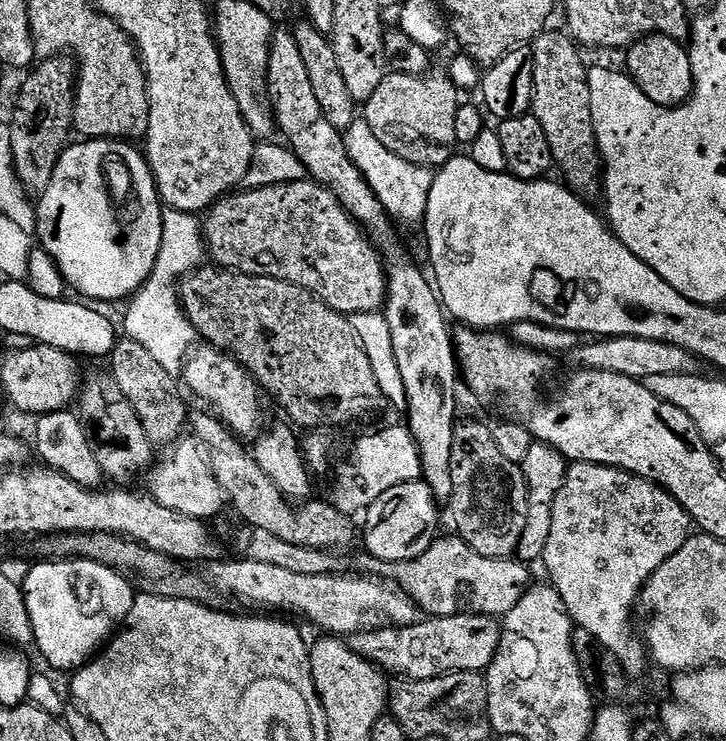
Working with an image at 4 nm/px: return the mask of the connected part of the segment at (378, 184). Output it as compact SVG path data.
M358 118L348 129L345 129L344 137L353 164L366 178L367 184L382 202L389 217L408 224L421 223L429 202L430 188L433 186L433 171L406 162L389 151L382 142L378 141L377 136L370 130L369 124L362 118Z

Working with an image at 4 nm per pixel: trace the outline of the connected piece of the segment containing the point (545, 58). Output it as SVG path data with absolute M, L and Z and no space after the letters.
M545 30L532 41L534 58L534 94L531 115L542 122L546 142L550 142L553 165L564 177L563 183L577 196L589 198L601 191L602 161L596 145L596 131L590 110L590 82L588 68L580 57L581 49L571 35L563 31Z

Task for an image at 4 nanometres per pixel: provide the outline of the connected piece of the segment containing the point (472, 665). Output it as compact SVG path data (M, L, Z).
M434 616L421 619L405 628L372 628L369 632L357 632L356 635L347 637L346 643L354 650L354 654L366 658L389 677L429 680L449 676L451 672L484 672L491 666L494 654L498 650L501 631L501 621L495 616Z

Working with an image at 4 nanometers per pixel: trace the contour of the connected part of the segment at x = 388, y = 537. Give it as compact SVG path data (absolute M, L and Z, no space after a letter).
M423 479L414 482L406 482L402 486L394 486L394 490L386 490L378 502L374 502L363 513L364 528L362 524L362 544L364 540L366 552L374 558L385 560L386 562L400 563L403 560L418 559L438 539L436 527L440 524L440 512L437 500L432 497L430 486L425 484Z

